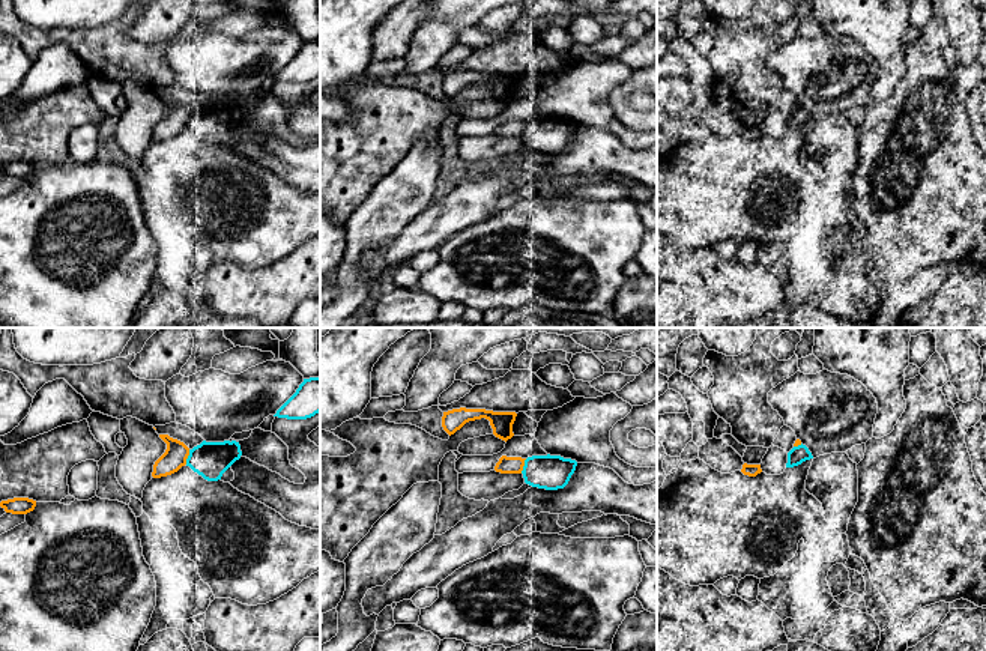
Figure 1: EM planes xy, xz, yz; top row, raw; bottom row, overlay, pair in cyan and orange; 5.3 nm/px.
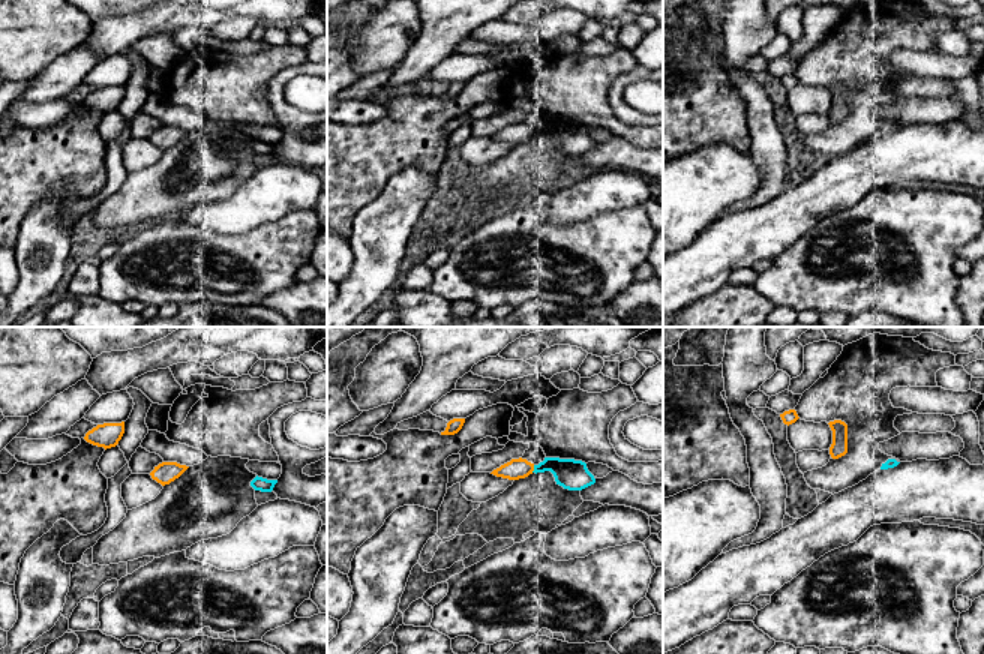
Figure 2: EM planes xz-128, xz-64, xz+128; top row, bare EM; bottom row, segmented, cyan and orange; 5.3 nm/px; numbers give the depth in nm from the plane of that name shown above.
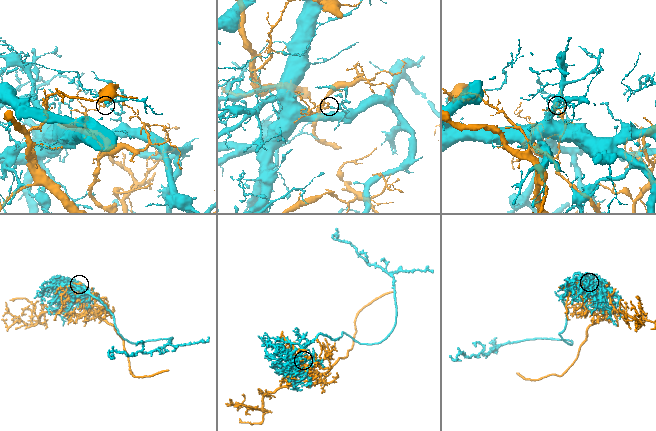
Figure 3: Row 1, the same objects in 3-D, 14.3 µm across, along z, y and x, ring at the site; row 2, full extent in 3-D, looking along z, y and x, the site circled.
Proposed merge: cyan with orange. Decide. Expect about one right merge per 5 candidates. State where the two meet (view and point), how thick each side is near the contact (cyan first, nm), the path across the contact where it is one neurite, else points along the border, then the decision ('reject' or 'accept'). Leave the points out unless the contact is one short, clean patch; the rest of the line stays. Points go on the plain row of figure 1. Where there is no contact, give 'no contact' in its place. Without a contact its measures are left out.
xy (188, 121) | 190/120 nm | reject

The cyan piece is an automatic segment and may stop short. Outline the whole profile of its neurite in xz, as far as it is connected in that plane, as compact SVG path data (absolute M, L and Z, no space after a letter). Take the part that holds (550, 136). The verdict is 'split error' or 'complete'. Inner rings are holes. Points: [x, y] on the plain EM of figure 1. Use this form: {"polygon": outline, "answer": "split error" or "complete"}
{"polygon": "M532 119L525 123L525 146L546 153L564 152L577 129L576 123L561 119Z", "answer": "complete"}

